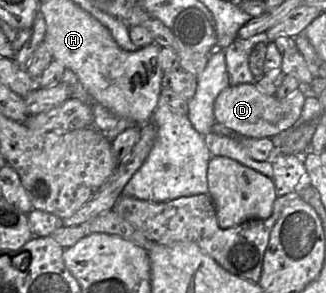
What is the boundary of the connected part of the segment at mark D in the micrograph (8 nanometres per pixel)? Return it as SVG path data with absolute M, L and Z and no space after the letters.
M255 83L229 85L214 102L214 117L217 123L232 130L238 137L272 138L296 123L301 116L306 97L302 87L288 97L278 99L264 94Z

